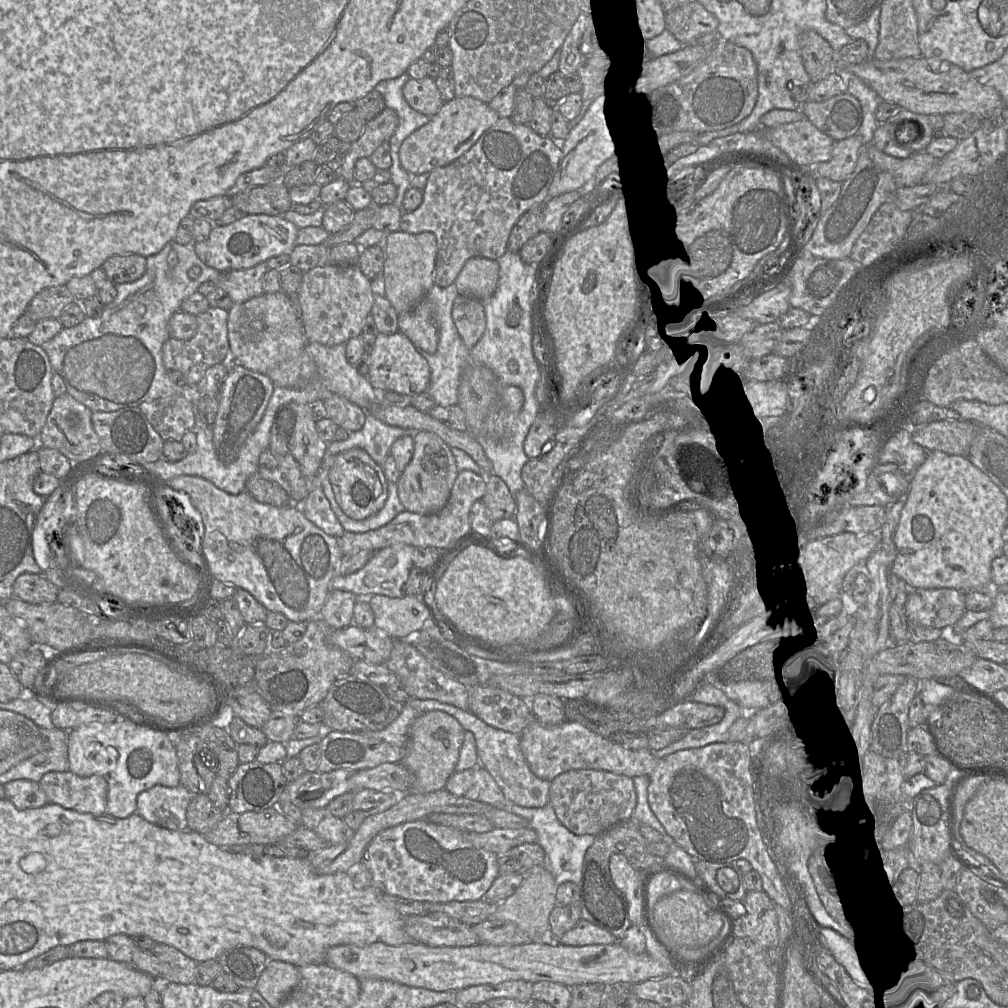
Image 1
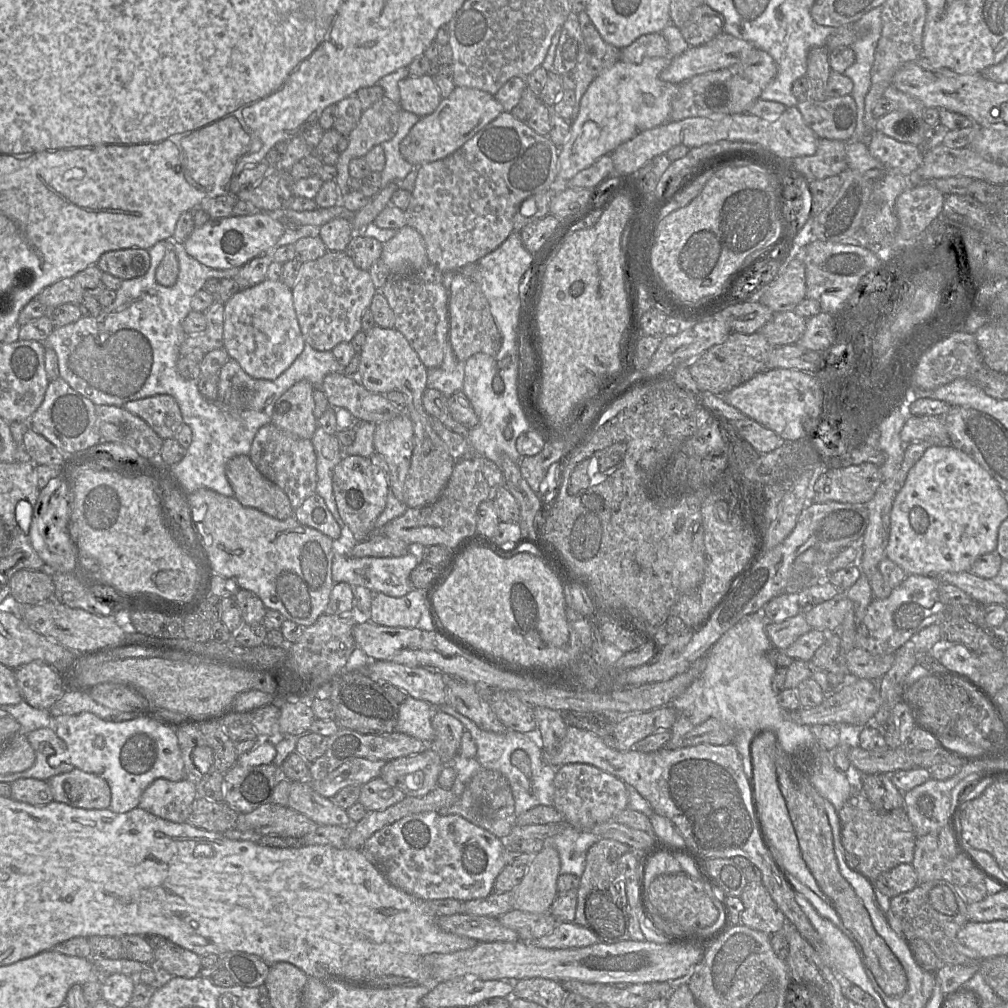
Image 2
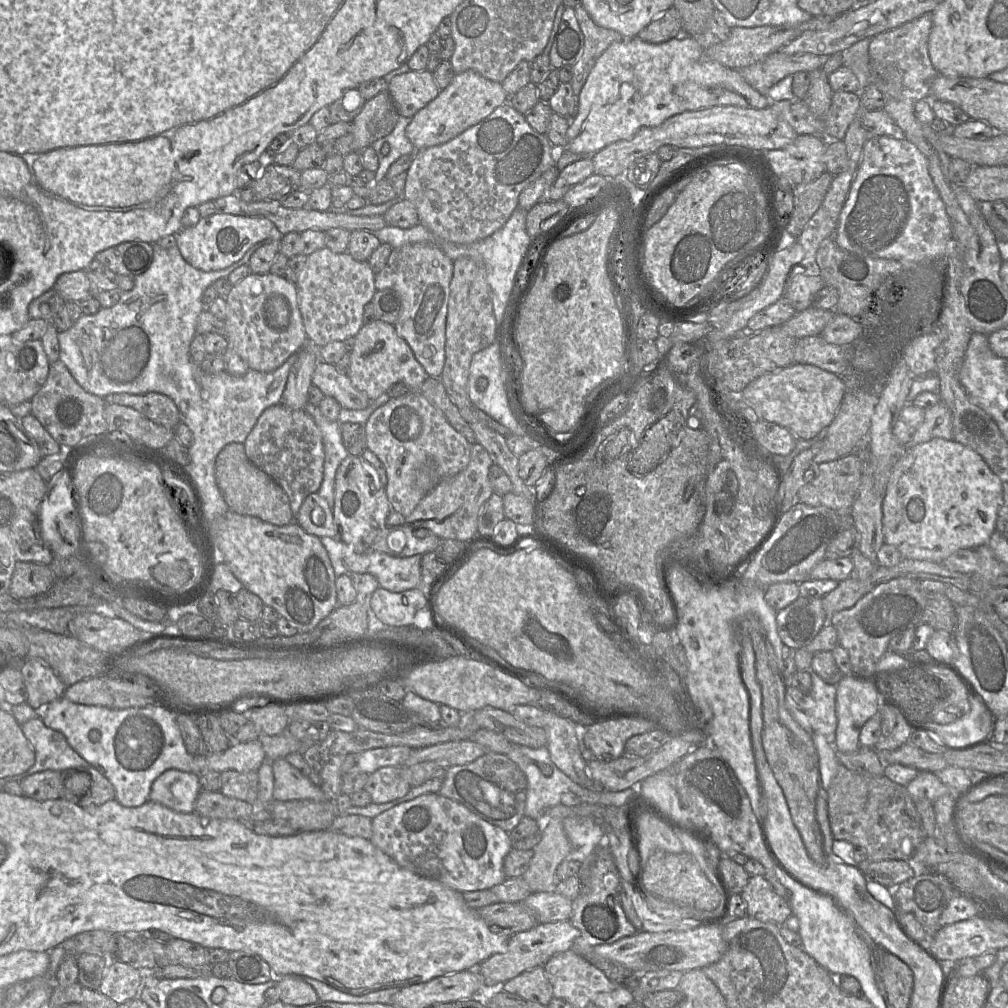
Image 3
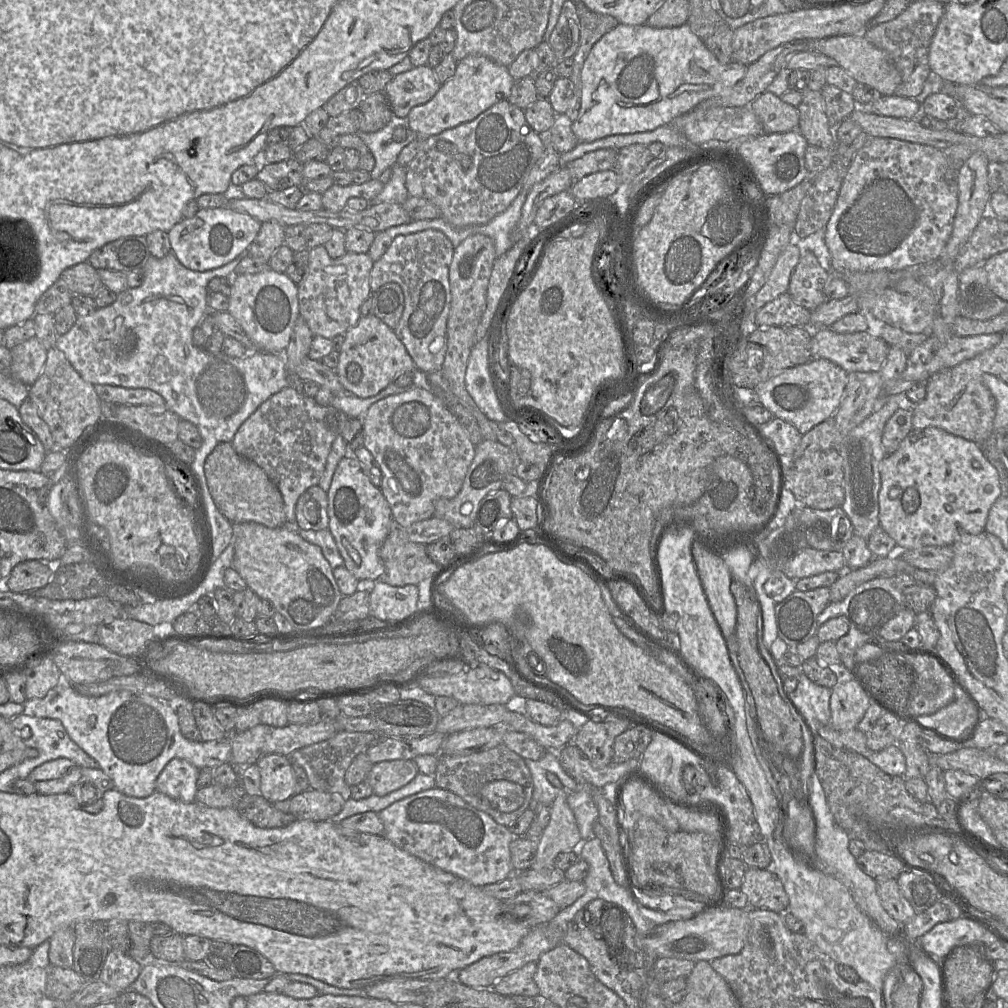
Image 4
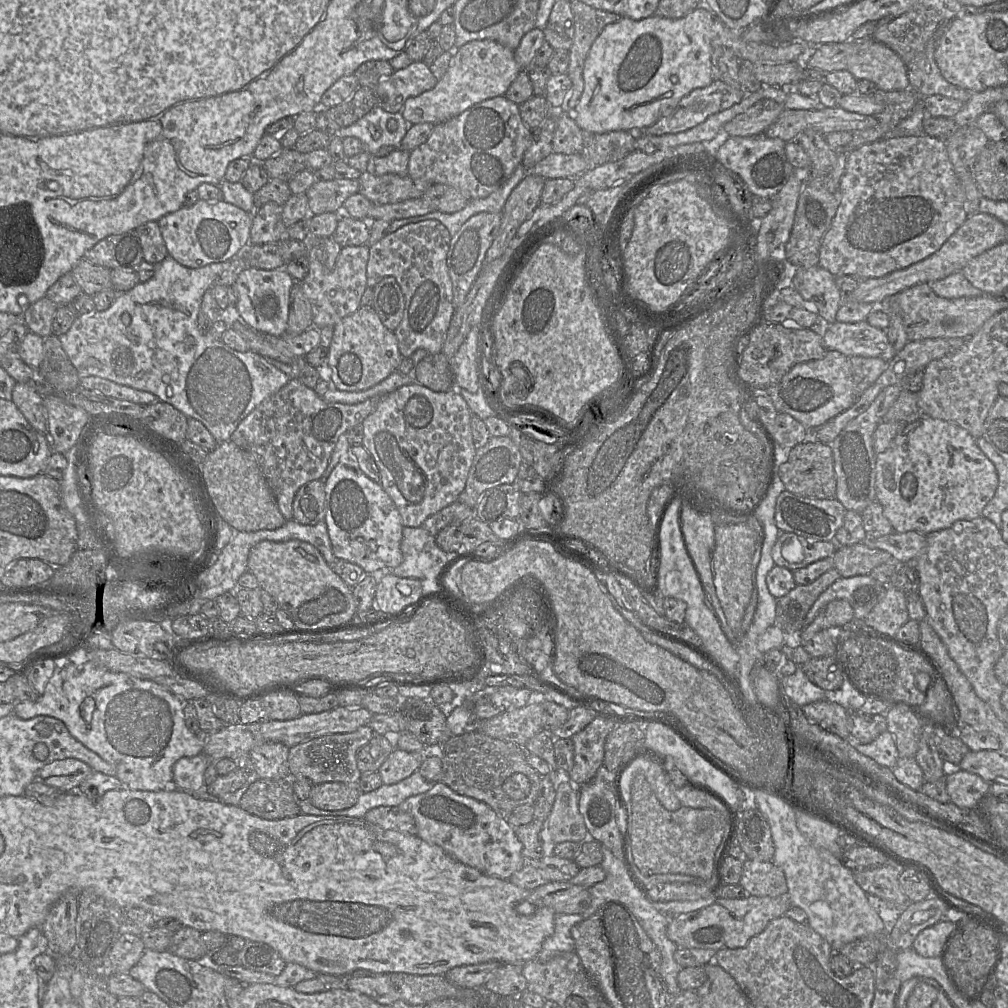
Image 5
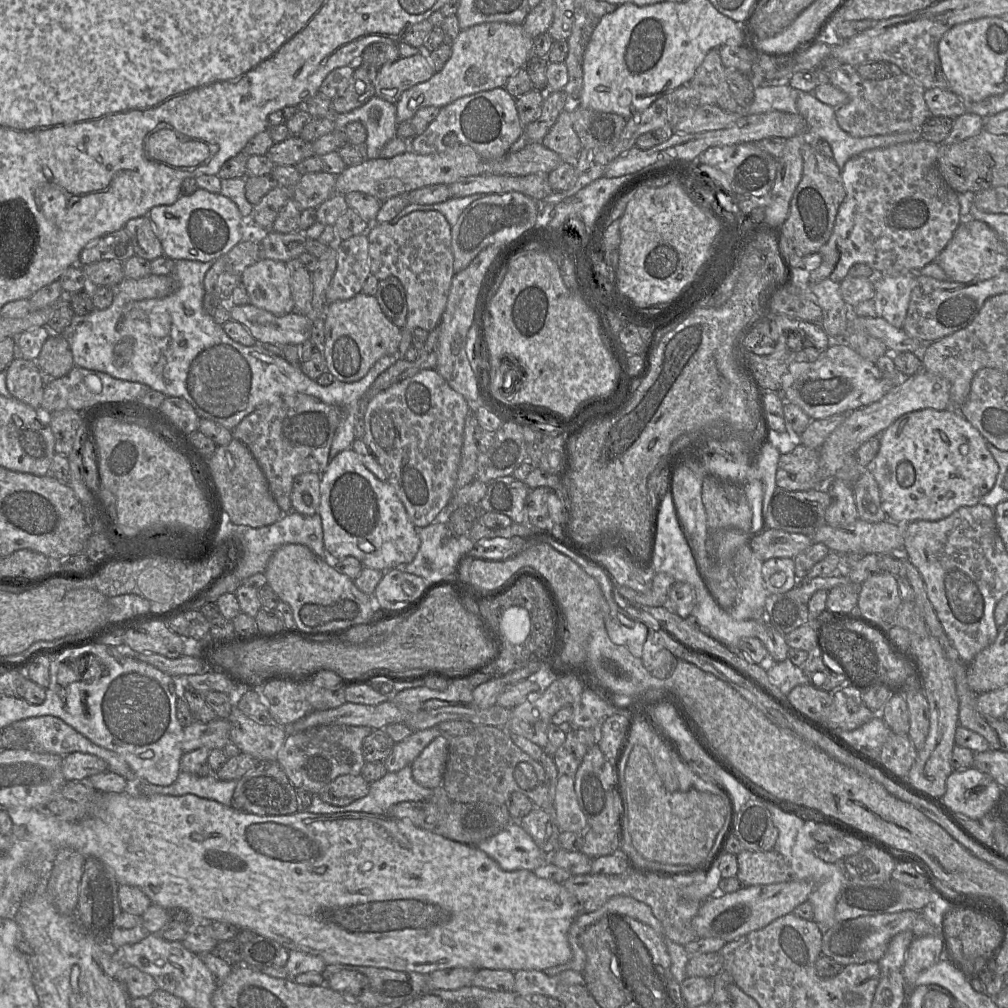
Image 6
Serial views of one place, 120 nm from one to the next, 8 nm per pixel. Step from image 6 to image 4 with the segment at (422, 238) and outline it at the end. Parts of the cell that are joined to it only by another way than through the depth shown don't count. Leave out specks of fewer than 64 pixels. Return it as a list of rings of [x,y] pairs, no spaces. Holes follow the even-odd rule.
[[[439,230],[396,236],[383,256],[373,263],[370,273],[372,292],[386,283],[397,283],[404,294],[404,310],[394,332],[404,344],[415,366],[427,374],[442,369],[447,350],[447,321],[451,291],[449,267],[454,247]]]

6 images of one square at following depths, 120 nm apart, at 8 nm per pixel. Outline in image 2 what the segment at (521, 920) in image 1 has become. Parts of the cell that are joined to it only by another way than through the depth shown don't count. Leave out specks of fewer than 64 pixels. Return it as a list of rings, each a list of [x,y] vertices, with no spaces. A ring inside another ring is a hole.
[[[545,844],[528,864],[520,883],[510,891],[512,909],[533,914],[549,912],[557,896],[559,875],[558,852],[551,844]]]

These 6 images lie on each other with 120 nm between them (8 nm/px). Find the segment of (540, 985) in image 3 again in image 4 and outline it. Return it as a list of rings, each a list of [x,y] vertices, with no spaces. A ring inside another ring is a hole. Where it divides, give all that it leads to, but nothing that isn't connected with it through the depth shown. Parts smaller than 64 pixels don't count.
[[[528,963],[512,973],[500,978],[492,987],[495,993],[503,996],[539,997],[539,988],[534,980],[536,963]]]

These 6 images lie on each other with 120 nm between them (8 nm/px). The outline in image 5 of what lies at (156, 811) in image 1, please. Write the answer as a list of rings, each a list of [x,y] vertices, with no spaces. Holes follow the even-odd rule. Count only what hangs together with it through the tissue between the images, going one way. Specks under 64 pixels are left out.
[[[205,754],[180,758],[173,766],[173,782],[178,790],[194,793],[204,788],[204,772],[211,759]]]

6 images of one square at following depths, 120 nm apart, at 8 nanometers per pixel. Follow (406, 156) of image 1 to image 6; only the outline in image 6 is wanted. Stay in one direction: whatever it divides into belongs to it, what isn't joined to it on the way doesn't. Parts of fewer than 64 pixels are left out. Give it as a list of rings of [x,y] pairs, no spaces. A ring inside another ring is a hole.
[[[488,22],[461,30],[451,45],[451,56],[444,67],[429,80],[402,93],[395,105],[398,124],[411,120],[420,108],[442,108],[461,97],[505,87],[508,79],[533,56],[533,44],[534,39],[518,24]]]

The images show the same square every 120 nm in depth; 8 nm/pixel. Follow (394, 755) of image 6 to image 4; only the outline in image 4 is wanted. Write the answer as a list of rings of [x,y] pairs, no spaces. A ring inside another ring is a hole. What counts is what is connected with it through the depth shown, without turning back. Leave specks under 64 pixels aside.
[[[413,760],[381,761],[373,765],[366,781],[372,787],[373,794],[384,796],[407,785],[417,774],[418,768]]]

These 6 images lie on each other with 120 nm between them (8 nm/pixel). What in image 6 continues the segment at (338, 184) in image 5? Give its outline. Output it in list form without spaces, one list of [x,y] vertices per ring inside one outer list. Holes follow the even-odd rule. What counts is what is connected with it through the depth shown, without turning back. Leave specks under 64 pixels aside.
[[[326,172],[304,174],[291,190],[300,210],[317,208],[335,192],[336,176]]]

